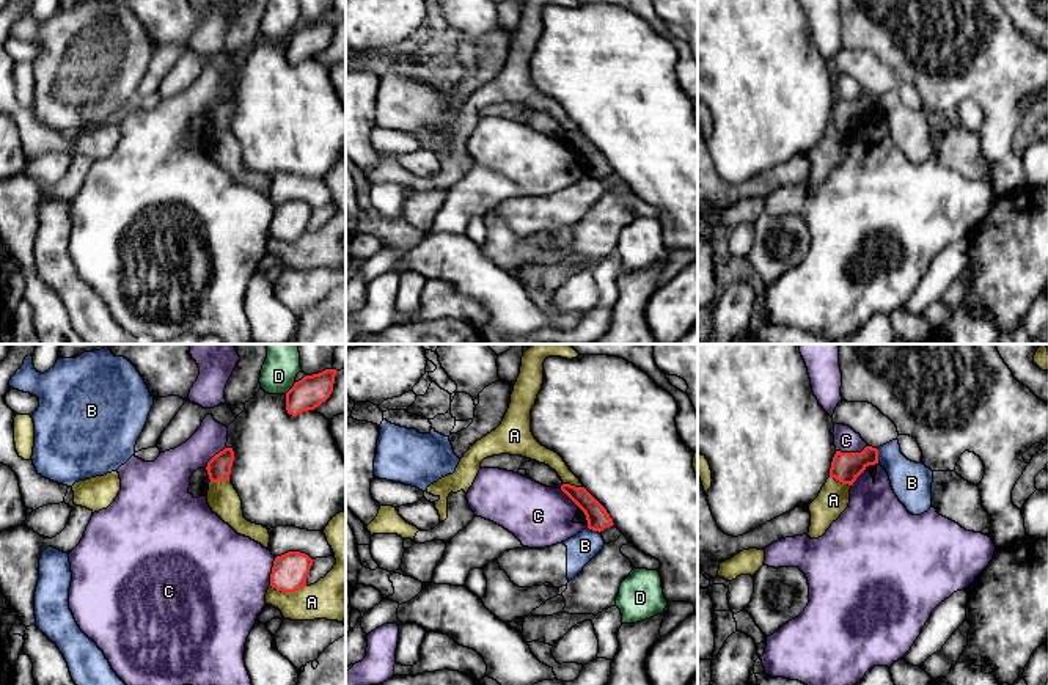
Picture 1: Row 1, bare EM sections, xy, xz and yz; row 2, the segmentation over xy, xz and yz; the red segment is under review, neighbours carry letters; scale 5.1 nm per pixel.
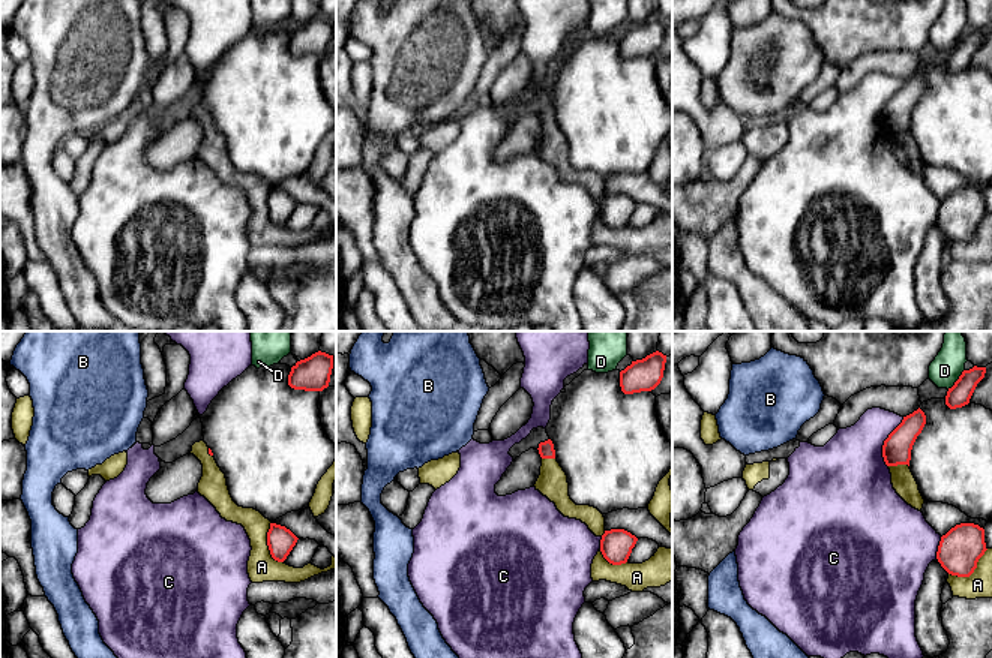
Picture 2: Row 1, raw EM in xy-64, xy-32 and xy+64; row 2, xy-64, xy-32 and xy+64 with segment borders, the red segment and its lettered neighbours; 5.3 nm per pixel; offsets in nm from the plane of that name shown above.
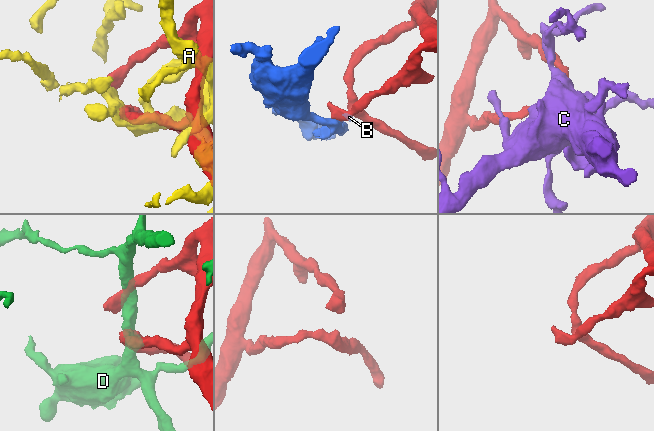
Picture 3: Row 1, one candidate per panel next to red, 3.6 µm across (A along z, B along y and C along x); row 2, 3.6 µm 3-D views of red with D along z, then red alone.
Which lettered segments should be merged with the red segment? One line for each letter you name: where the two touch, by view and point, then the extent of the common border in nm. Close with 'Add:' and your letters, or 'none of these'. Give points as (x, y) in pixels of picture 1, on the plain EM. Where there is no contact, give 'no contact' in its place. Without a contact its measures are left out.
Add: none of these

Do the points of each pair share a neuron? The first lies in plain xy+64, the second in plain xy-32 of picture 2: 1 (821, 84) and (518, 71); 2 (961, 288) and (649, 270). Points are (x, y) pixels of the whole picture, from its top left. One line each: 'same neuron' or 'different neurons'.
1: different neurons
2: same neuron

